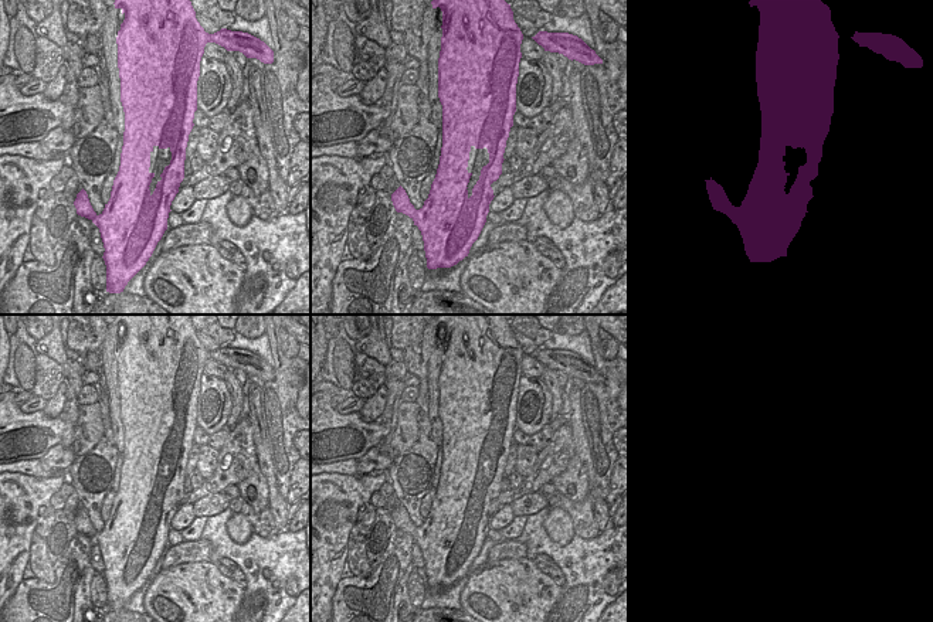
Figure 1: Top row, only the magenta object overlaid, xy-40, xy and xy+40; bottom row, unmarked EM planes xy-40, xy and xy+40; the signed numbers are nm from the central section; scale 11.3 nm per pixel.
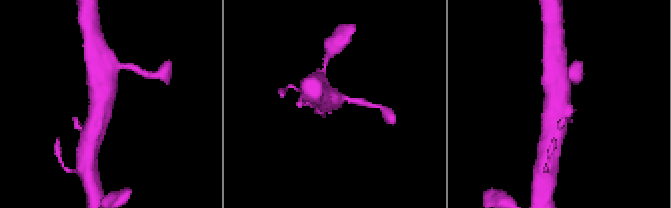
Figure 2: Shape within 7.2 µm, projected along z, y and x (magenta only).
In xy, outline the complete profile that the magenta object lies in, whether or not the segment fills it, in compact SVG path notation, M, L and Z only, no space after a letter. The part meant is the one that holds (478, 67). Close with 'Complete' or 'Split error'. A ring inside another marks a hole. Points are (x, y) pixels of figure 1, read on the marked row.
M432 0L442 11L442 37L438 58L438 98L442 105L442 147L428 198L420 210L400 186L391 201L397 213L408 215L424 241L427 268L451 268L468 256L478 239L493 200L491 184L502 174L503 153L516 112L516 84L523 34L505 0ZM471 147L488 149L489 163L468 196L472 176L466 170Z. Complete

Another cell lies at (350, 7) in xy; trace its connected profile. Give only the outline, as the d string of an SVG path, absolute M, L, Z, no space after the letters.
M343 0L343 11L353 23L360 23L363 20L363 14L360 13L359 3L356 0Z

